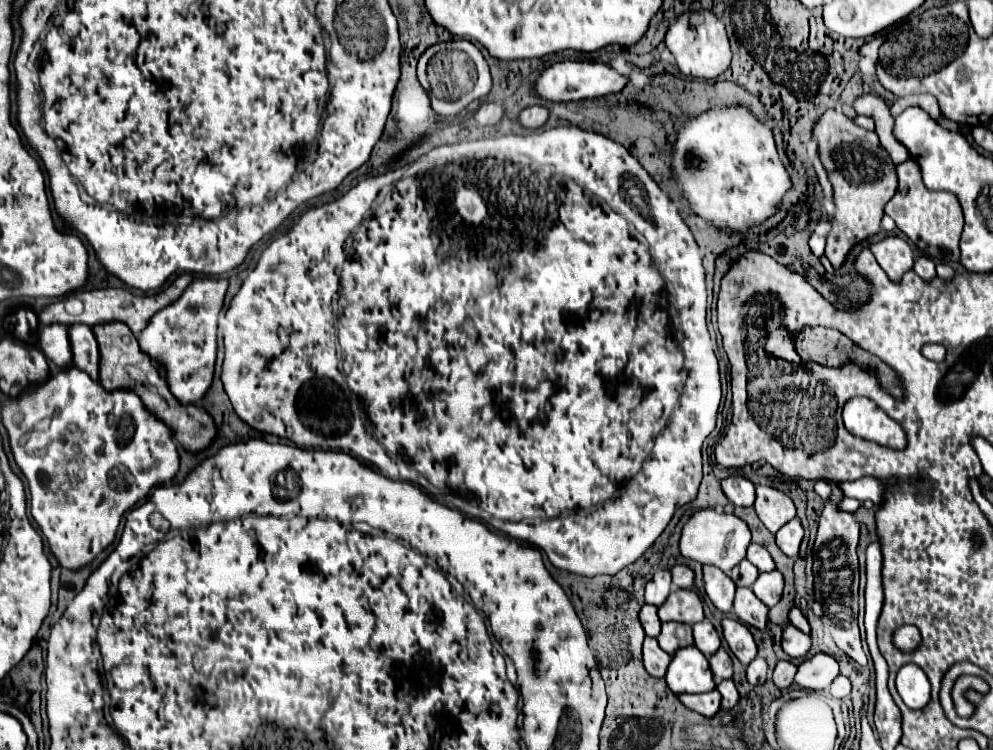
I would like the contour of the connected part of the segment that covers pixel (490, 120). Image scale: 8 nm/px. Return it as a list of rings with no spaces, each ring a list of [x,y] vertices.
[[[484,102],[478,106],[478,110],[474,112],[474,120],[476,124],[480,126],[494,126],[500,122],[502,118],[502,106],[500,104],[494,104],[494,102]]]

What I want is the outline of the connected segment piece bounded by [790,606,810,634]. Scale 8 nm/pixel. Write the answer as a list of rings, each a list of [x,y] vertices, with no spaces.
[[[794,606],[792,608],[792,612],[790,612],[790,622],[796,626],[796,628],[800,628],[802,632],[806,632],[806,634],[810,634],[810,624],[808,624],[808,620],[804,618],[804,614]]]

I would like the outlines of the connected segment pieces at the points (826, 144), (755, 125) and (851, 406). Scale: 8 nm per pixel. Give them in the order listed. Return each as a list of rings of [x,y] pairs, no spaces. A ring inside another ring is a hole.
[[[824,112],[814,128],[814,136],[820,146],[822,164],[834,186],[836,214],[832,218],[832,232],[826,242],[826,258],[838,270],[854,244],[880,232],[884,206],[898,188],[896,164],[890,160],[888,166],[888,152],[880,146],[876,132],[856,126],[854,120],[846,118],[842,112]]]
[[[724,106],[710,108],[698,116],[690,116],[678,128],[676,140],[672,144],[676,148],[674,162],[670,164],[672,176],[678,182],[684,200],[690,210],[700,216],[704,222],[714,226],[718,232],[742,232],[746,234],[752,226],[766,222],[770,216],[778,212],[778,206],[784,194],[792,188],[790,176],[778,156],[776,142],[772,136],[772,126],[768,122],[758,120],[748,106]]]
[[[868,398],[848,400],[842,416],[846,430],[854,436],[874,440],[896,450],[902,450],[906,446],[904,430]]]

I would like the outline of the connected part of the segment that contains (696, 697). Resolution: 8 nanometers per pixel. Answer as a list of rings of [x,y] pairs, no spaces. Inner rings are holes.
[[[718,690],[704,692],[704,694],[680,694],[678,698],[686,708],[700,712],[706,718],[712,718],[720,710],[720,692]]]

